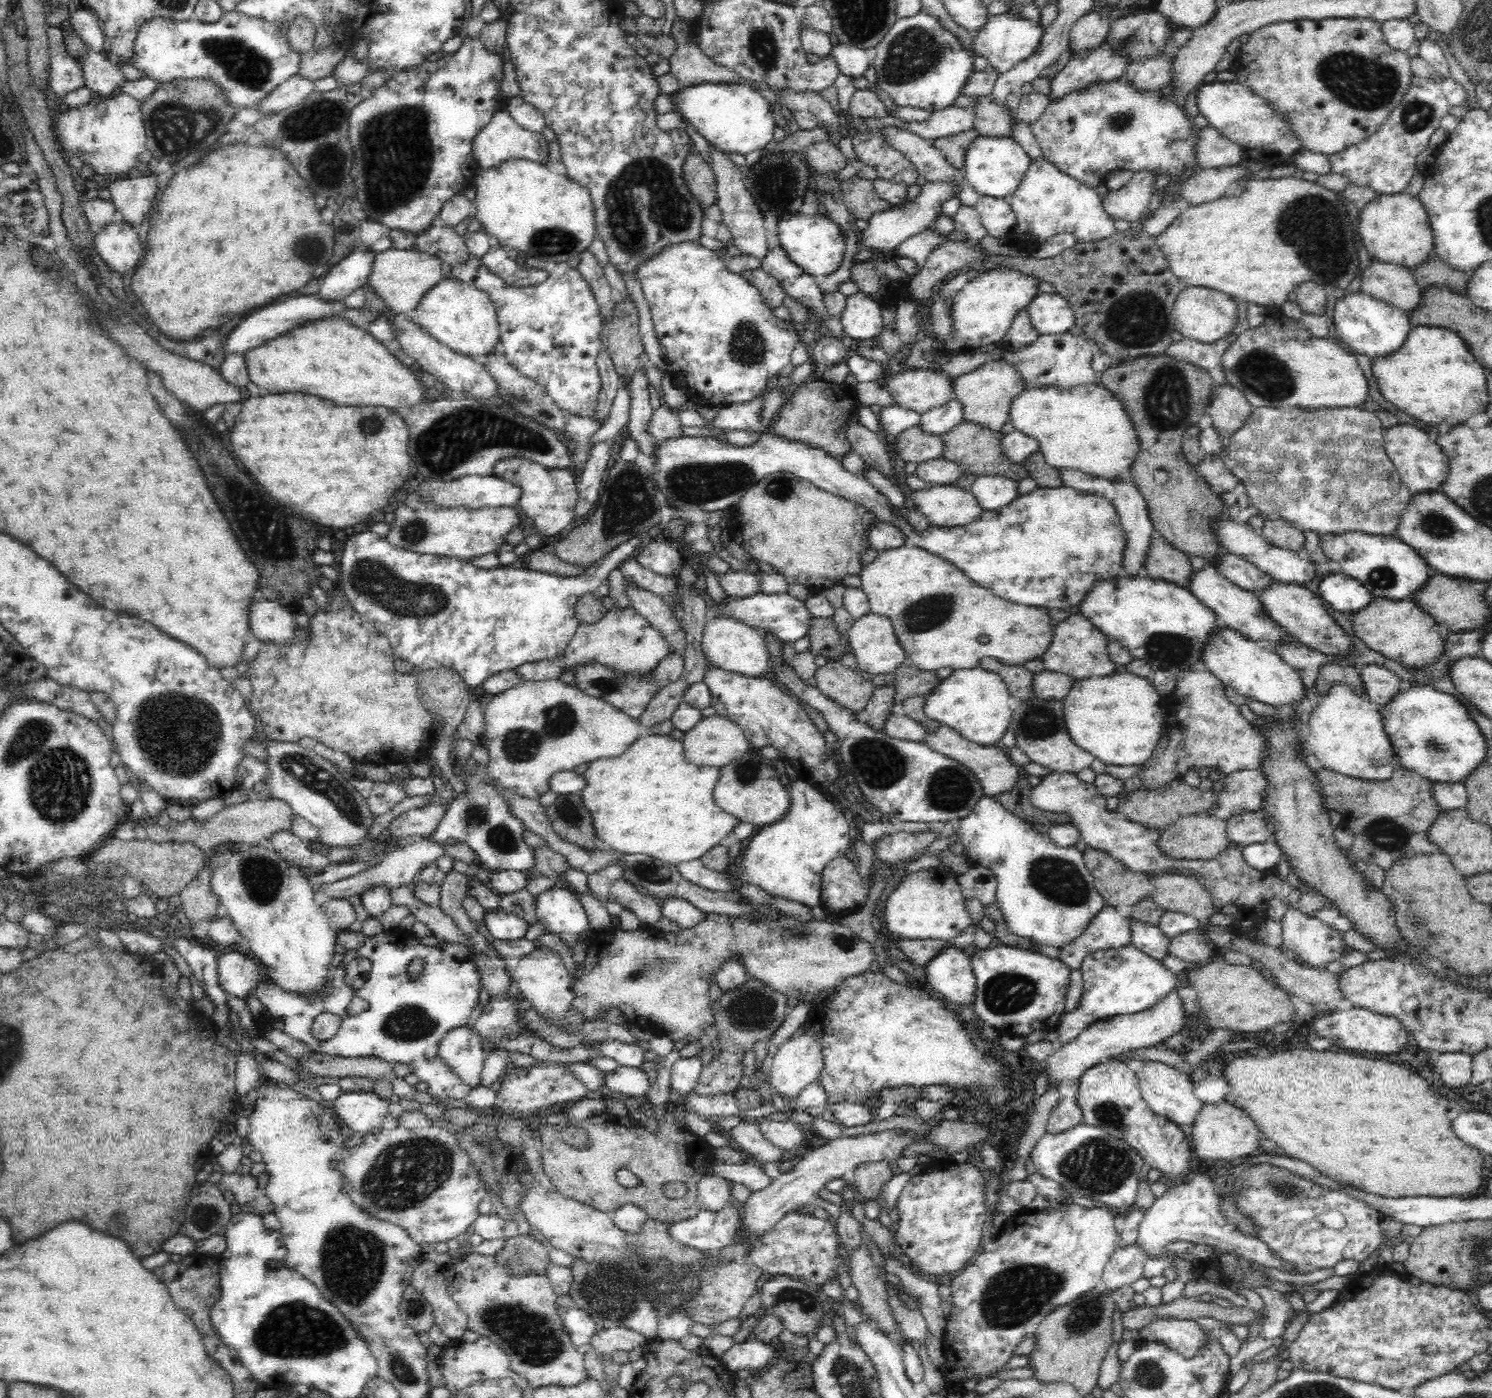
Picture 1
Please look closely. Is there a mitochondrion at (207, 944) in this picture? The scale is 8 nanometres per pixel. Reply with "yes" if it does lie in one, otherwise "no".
no

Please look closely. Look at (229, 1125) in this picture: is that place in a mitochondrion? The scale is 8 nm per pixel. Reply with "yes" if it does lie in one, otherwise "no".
no

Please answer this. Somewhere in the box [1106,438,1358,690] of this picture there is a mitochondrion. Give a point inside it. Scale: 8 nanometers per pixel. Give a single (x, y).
(1163, 648)

